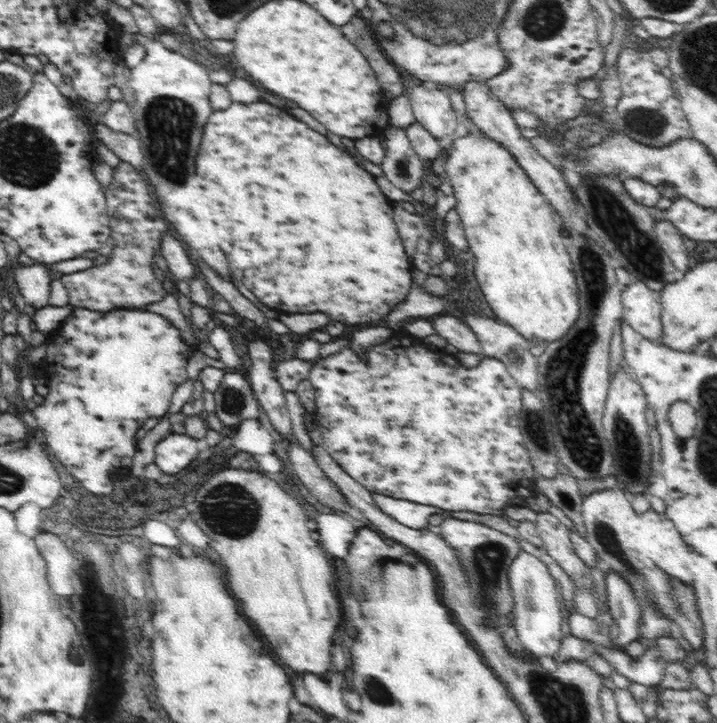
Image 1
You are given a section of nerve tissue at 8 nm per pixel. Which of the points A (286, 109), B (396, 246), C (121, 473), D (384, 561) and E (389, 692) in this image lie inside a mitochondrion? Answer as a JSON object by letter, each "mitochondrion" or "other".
{"A":"other","B":"other","C":"other","D":"other","E":"mitochondrion"}

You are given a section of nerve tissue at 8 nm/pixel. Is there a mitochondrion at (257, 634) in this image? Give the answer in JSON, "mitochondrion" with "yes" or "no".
{"mitochondrion":"no"}

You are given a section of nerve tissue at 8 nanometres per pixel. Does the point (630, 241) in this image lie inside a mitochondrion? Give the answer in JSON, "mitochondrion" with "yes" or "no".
{"mitochondrion":"yes"}

